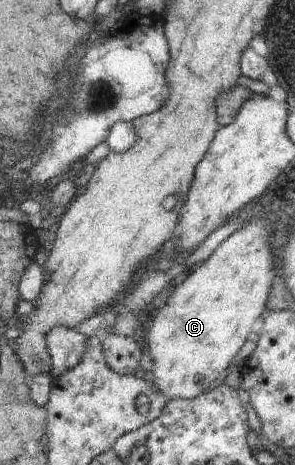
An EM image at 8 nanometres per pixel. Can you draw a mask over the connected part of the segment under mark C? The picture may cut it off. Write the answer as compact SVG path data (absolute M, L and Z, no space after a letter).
M263 216L255 218L253 222L249 222L248 218L248 220L241 227L222 240L207 259L194 266L191 270L188 270L179 280L177 280L176 286L171 291L171 294L159 307L159 309L154 312L154 319L151 322L151 326L149 326L148 330L144 331L144 342L146 344L145 352L148 350L148 354L153 360L151 369L154 376L153 384L166 396L167 400L189 400L195 398L203 391L209 390L209 388L212 388L212 386L220 382L222 376L225 374L225 370L227 370L227 368L230 366L229 364L231 360L235 358L235 354L237 354L237 352L239 352L239 348L243 346L245 338L249 336L251 331L256 330L257 323L267 311L266 302L268 299L268 294L272 288L272 278L275 276L275 274L279 274L276 252L274 252L272 255L271 249L269 248L269 243L267 242L269 234L273 232L273 224L275 224L273 220L267 220L267 218L263 218Z

